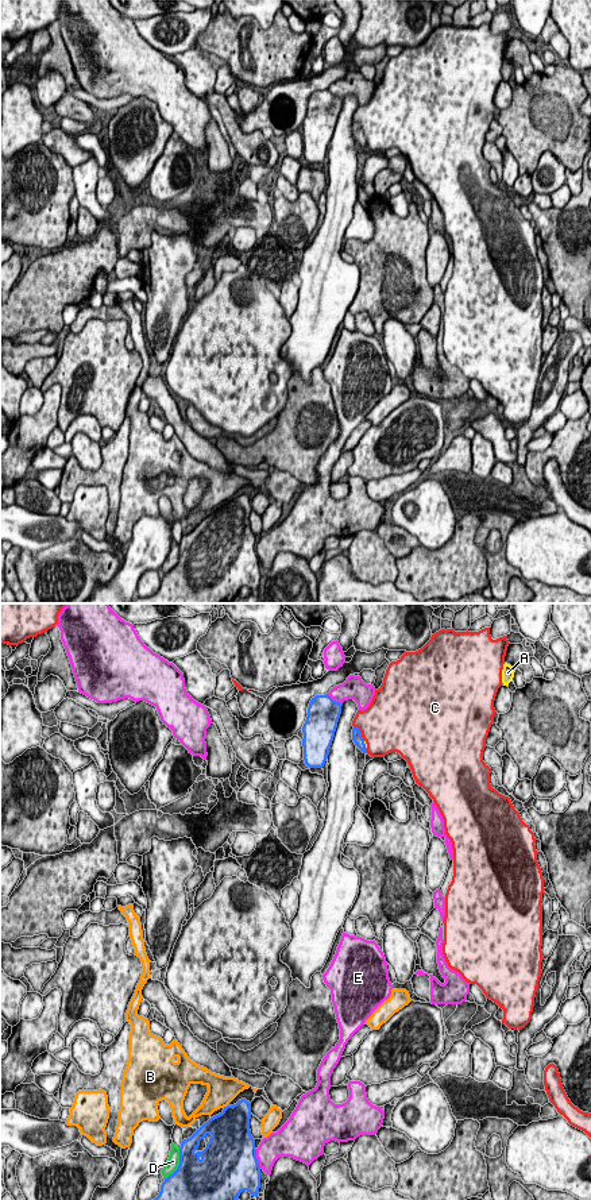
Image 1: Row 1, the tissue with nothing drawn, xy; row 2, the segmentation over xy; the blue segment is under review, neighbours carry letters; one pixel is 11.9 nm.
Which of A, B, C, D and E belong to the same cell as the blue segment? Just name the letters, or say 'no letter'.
A

